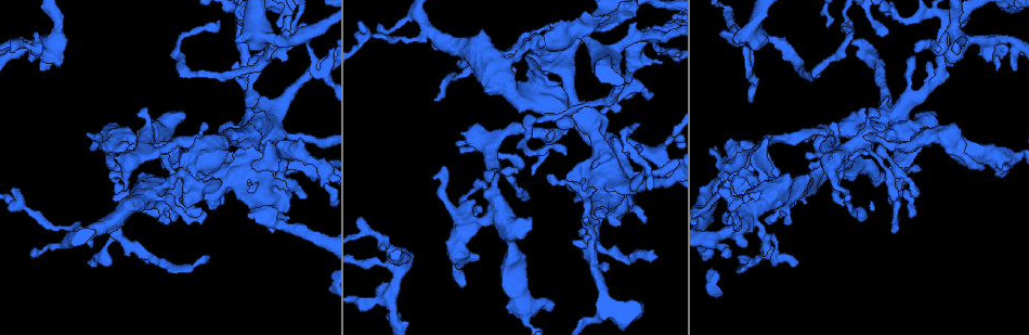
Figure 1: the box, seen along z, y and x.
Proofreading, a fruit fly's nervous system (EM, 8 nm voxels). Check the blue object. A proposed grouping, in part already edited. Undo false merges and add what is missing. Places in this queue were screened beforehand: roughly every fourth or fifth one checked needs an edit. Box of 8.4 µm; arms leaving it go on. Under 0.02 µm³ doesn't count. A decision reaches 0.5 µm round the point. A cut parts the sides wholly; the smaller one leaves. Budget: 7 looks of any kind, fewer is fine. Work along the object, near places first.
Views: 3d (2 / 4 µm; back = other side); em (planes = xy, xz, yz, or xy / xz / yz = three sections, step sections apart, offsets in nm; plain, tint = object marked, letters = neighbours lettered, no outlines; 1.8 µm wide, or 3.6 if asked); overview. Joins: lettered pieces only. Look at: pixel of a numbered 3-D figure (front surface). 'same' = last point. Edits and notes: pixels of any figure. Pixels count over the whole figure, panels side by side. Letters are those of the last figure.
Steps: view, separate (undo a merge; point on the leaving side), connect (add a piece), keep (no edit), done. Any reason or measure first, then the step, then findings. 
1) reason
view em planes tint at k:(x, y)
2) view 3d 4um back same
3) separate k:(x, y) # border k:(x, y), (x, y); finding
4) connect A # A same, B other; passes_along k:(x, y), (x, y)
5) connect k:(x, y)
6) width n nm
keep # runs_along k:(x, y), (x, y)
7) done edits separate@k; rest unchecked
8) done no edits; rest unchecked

three arms meet
view em yz step 8 letters at 1:(387, 297)

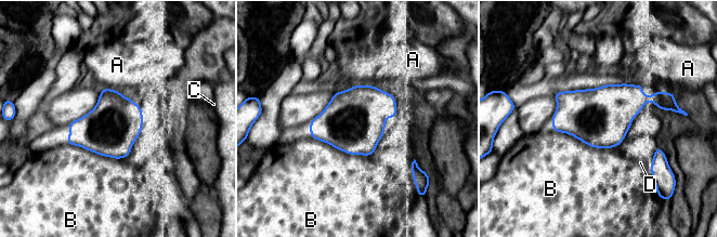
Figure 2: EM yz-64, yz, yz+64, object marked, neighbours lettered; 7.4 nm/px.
keep # A other, B other, C other, D other; one neuron here

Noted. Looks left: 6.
calibre changes
view em planes tint at 1:(948, 21)

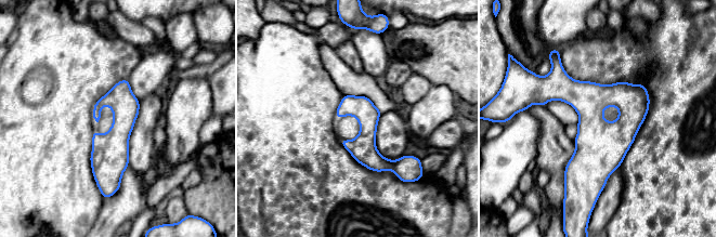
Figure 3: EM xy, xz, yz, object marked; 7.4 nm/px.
view em planes letters same

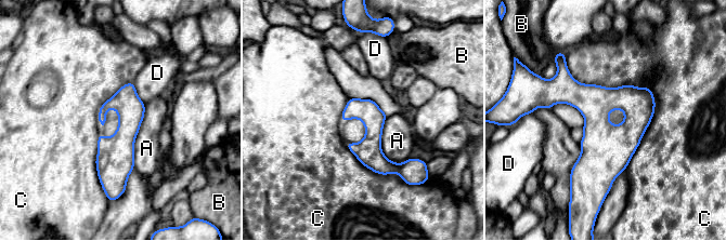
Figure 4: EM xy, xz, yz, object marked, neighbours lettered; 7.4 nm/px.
width 170 nm
keep # A other, B other, C other, D other; one neuron here

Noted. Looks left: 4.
sharp bend
view em planes tint at 1:(848, 43)

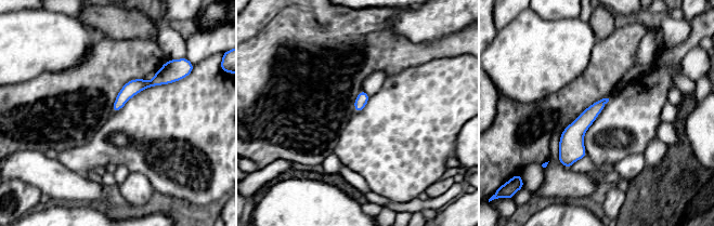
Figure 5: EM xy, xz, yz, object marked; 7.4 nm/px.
view em planes letters same

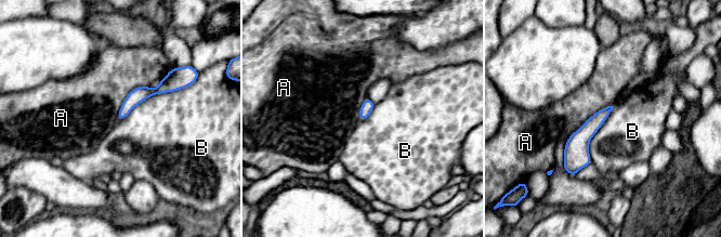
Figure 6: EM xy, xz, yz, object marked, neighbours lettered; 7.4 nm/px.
width 90 nm
keep # A other, B other; all the same neuron

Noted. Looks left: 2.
done no edits; rest unchecked

